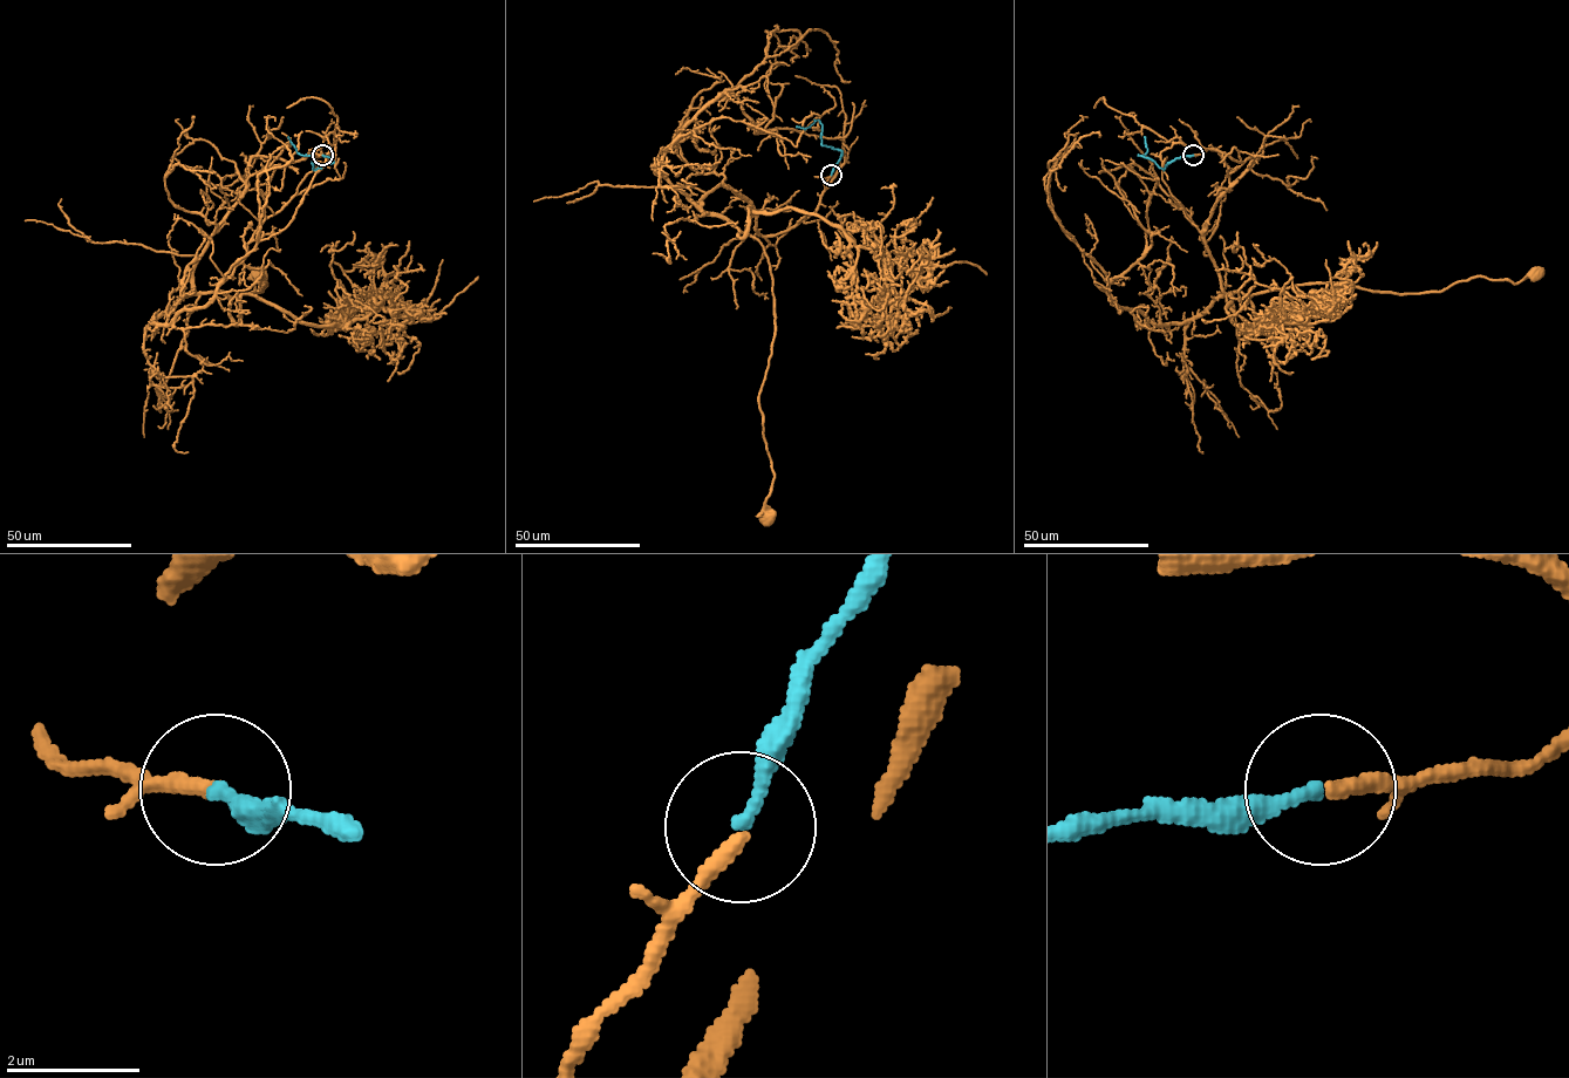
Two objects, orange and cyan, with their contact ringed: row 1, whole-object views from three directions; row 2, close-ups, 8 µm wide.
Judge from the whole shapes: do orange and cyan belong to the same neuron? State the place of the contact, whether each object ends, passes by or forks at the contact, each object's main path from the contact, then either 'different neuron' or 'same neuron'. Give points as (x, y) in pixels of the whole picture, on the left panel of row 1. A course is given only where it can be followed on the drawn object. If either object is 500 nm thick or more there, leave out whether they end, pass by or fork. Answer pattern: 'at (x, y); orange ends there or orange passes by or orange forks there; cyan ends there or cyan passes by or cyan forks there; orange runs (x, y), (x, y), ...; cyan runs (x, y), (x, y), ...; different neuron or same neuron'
at (322, 155); orange ends there; cyan ends there; orange runs (322, 155), (254, 156), (244, 193), (195, 268), (193, 293), (233, 297), (265, 282), (254, 293), (260, 273); cyan runs (322, 155), (333, 162), (314, 169), (313, 157), (300, 155), (287, 136); same neuron

